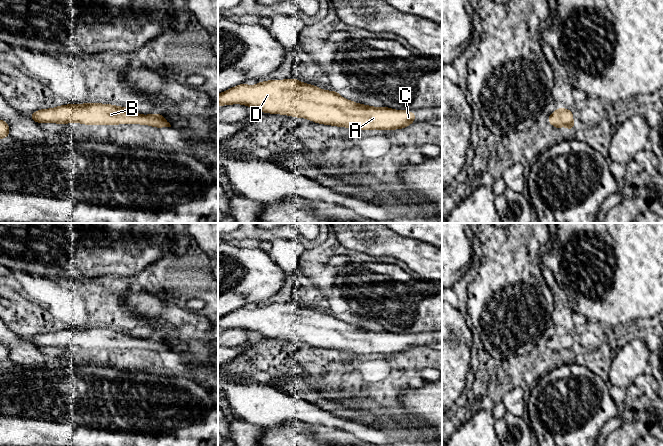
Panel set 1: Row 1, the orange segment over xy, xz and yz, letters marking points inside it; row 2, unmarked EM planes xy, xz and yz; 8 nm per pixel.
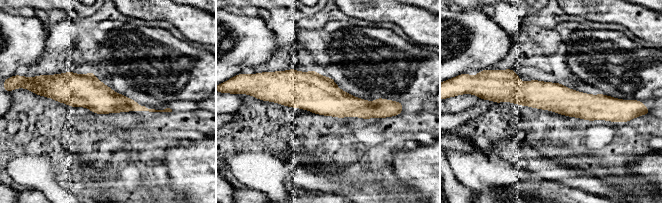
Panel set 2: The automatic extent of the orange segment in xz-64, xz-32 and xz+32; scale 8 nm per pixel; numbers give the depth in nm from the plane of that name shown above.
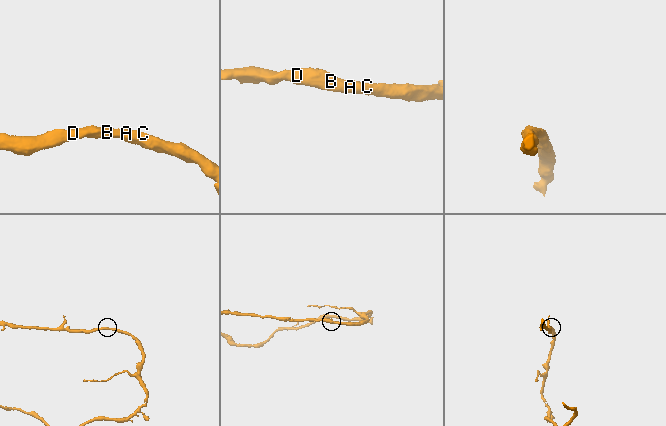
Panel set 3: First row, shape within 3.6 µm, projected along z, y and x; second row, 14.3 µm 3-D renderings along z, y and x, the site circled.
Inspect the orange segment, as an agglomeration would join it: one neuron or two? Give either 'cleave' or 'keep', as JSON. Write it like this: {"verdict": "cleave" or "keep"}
{"verdict": "keep"}

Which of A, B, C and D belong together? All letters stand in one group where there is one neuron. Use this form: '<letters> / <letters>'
A B C D

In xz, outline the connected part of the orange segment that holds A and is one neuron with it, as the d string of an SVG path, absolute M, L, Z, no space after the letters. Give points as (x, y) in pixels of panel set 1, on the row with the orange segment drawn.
M298 79L269 80L254 86L242 83L218 94L218 105L242 104L263 113L281 114L306 118L315 123L363 130L395 130L407 127L414 121L416 112L392 108L372 107L358 104L340 96L336 91L327 91L317 86L300 82Z

